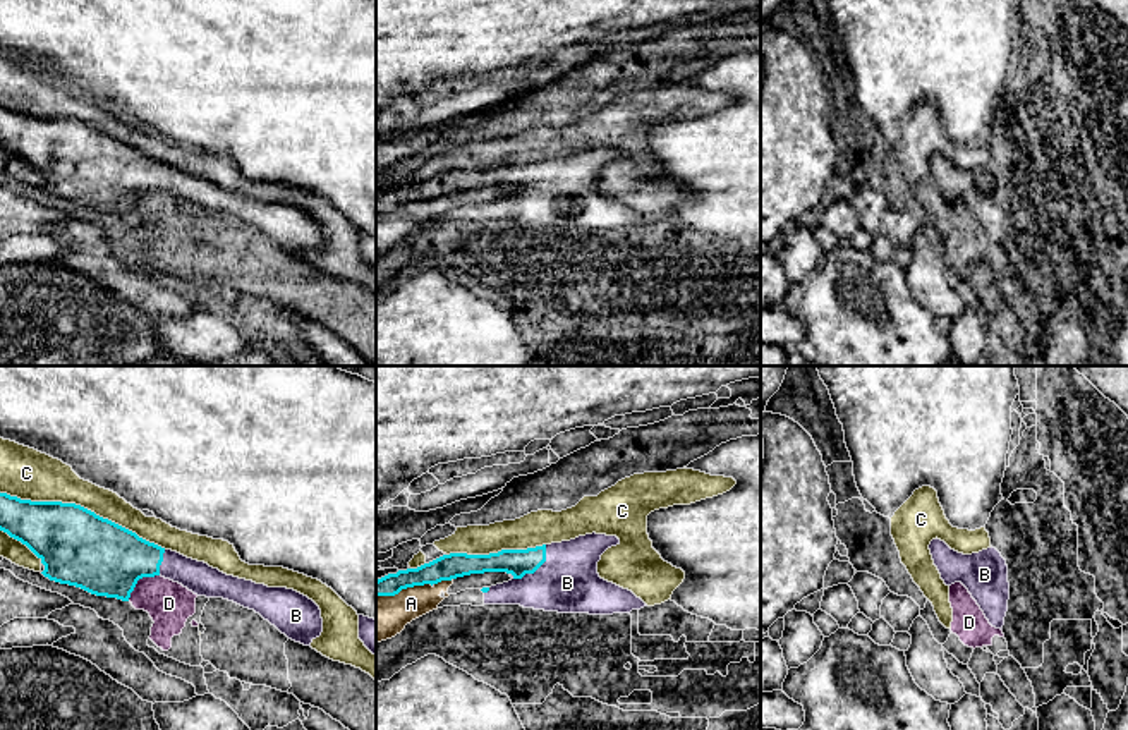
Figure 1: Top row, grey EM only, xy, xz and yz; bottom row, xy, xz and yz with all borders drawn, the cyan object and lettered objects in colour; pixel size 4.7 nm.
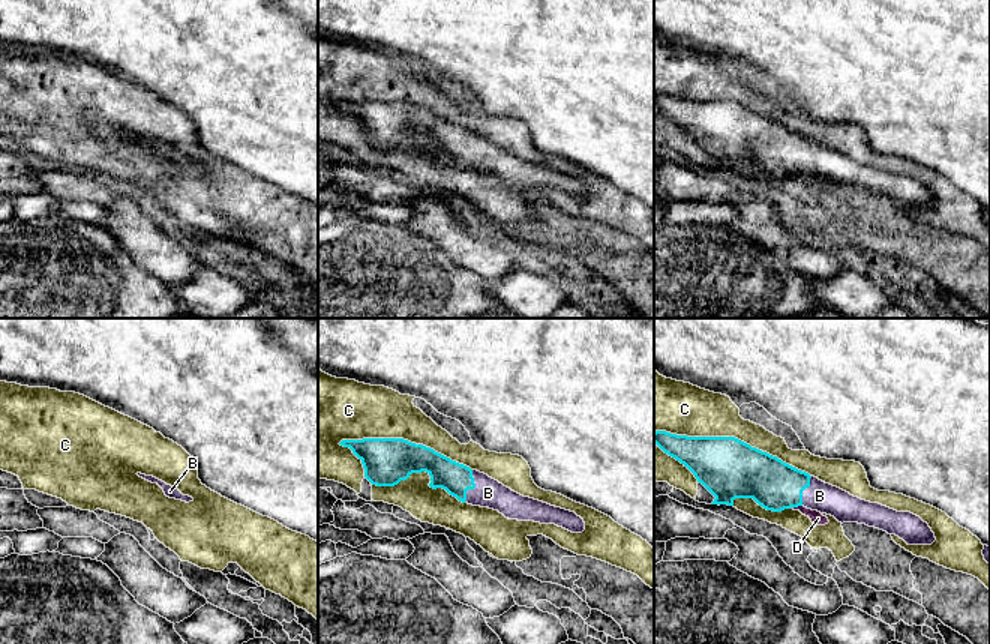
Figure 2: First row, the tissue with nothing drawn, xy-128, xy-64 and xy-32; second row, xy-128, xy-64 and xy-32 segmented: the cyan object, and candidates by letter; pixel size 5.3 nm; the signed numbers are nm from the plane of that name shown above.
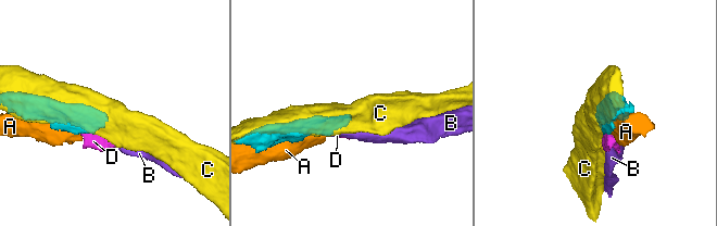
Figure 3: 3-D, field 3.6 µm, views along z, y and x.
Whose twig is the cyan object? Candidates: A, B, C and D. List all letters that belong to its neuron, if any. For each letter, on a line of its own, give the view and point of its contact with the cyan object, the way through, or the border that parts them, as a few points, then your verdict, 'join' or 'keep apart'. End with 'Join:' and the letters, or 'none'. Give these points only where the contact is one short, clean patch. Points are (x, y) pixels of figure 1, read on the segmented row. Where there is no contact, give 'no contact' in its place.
A: contact xz (404, 588); keep apart
B: contact xz (536, 569); way xz (517, 562), (536, 569), (567, 583); join
C: contact xy (83, 507); keep apart
D: contact xy (138, 579); border xy (158, 574), (141, 577), (127, 600); keep apart
Join: B

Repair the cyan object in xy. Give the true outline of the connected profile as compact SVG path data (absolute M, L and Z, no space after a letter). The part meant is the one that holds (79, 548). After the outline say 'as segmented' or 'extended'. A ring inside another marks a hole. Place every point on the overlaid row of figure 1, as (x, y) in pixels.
M0 493L0 531L41 560L45 577L96 596L129 601L139 579L161 575L197 596L223 598L254 610L304 646L323 632L321 610L307 596L227 575L76 503L31 502Z; extended

